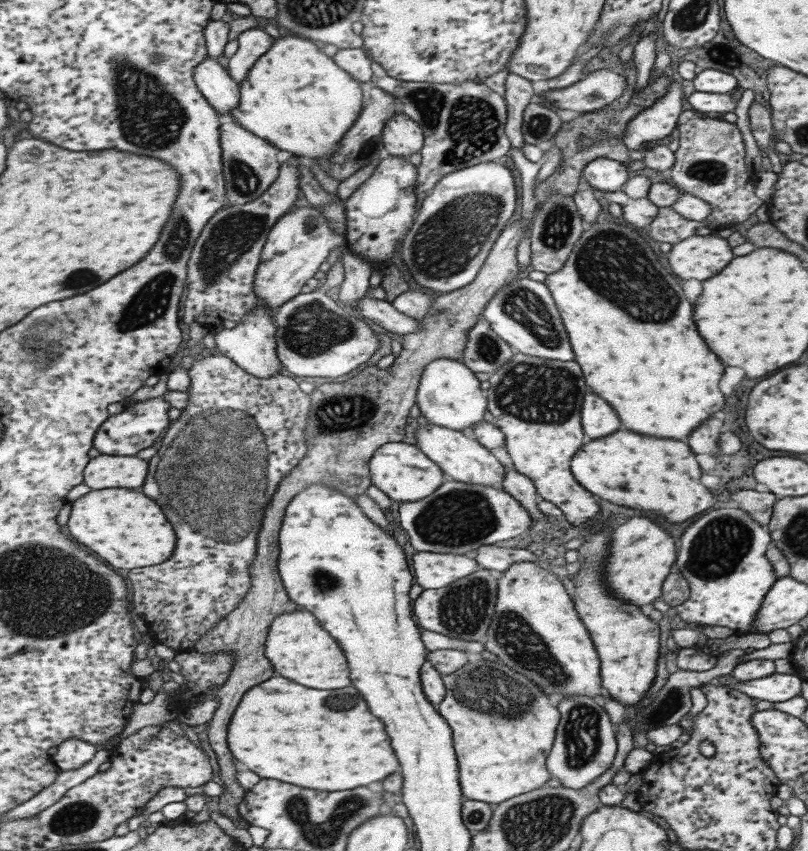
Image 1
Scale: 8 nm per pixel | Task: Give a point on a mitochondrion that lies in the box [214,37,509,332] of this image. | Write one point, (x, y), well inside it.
(445, 245)

